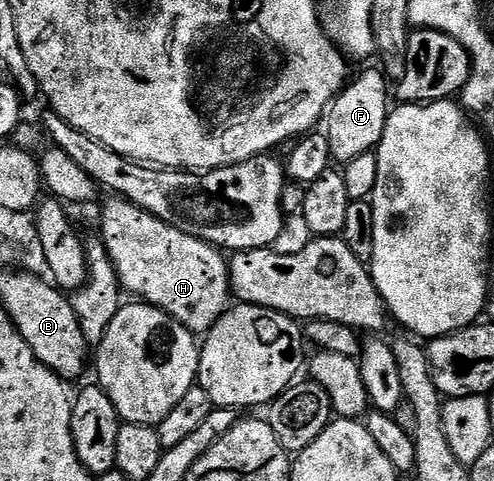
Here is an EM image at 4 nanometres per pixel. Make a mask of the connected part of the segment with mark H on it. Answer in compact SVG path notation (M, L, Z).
M110 197L102 207L100 238L118 274L121 290L135 300L149 303L151 307L159 307L175 321L184 324L188 330L195 333L210 331L212 325L216 325L218 318L231 306L230 264L227 256L219 248L160 221L136 204L123 198Z

